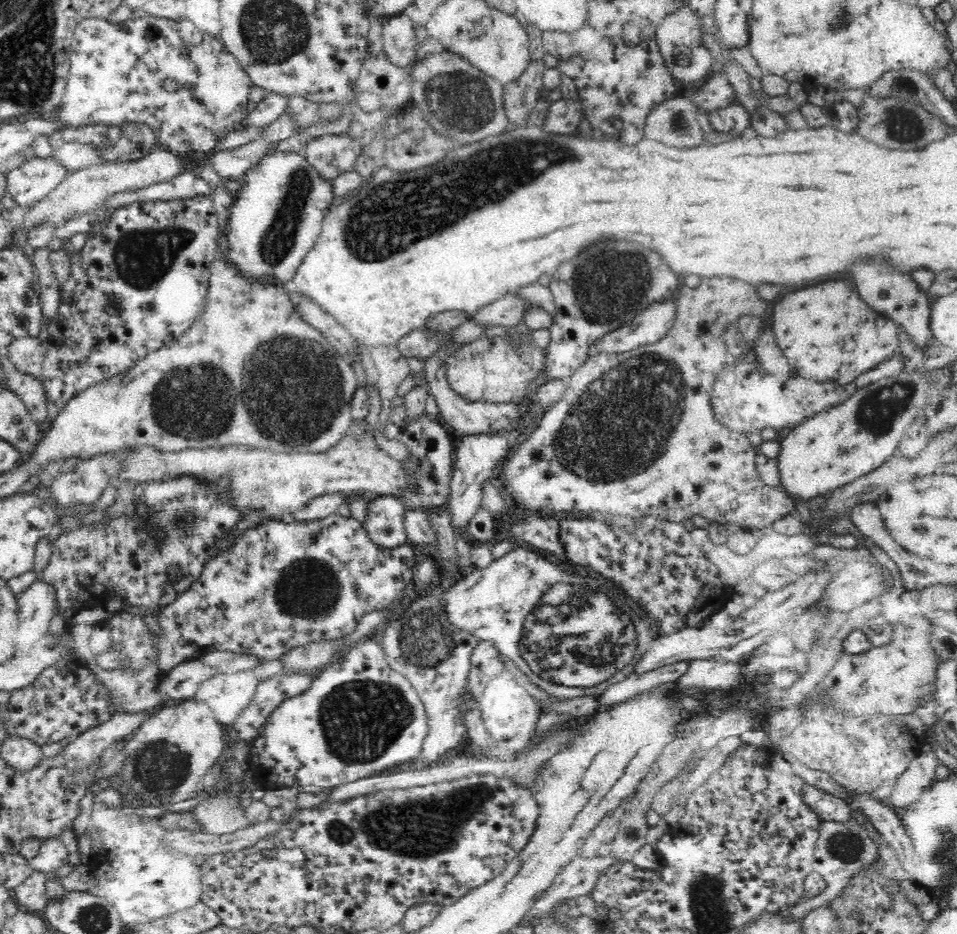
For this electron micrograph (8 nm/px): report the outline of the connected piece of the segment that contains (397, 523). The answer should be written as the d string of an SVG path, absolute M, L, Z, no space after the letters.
M384 495L369 497L358 514L366 524L370 539L380 546L396 548L409 544L405 532L406 510L398 497Z

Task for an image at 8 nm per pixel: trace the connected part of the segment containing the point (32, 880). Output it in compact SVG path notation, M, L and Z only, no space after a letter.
M40 871L24 880L11 890L13 909L19 909L26 913L42 915L49 904L46 892L46 882L49 875Z

